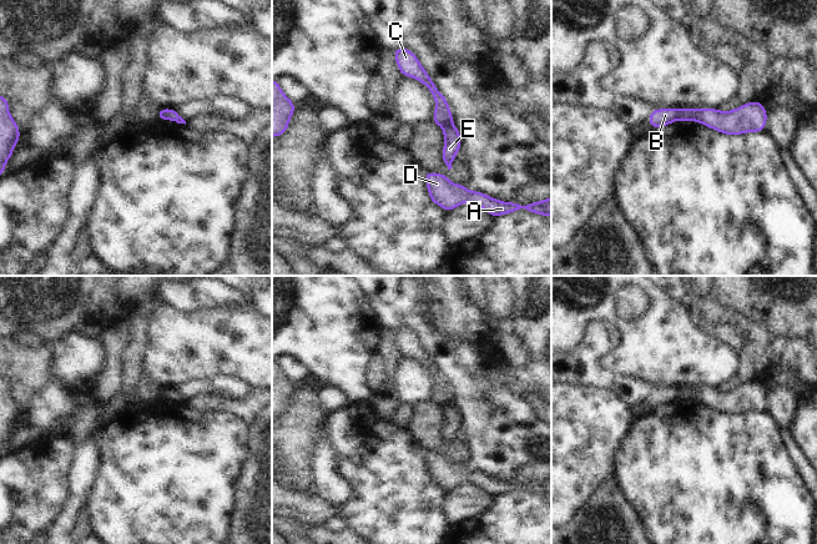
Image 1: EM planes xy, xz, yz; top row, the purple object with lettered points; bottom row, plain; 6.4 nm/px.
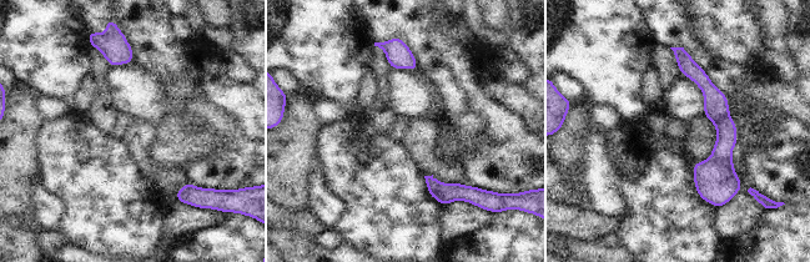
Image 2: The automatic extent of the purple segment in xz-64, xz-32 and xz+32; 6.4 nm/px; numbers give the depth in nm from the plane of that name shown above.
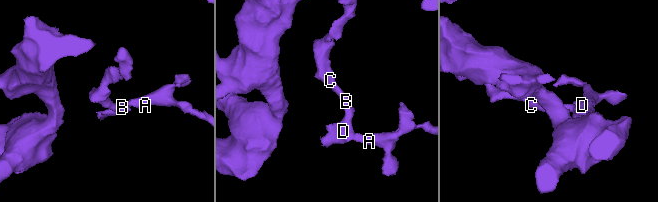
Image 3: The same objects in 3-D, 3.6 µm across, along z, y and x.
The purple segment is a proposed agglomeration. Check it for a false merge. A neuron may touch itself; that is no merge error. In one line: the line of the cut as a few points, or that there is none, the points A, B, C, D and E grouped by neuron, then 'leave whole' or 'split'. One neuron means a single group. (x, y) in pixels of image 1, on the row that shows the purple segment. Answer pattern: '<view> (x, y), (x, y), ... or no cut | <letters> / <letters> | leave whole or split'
xz (452, 122), (442, 126) | A D E / B C | split

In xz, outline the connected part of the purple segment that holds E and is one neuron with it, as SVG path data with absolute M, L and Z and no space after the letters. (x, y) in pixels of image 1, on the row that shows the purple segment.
M447 124L443 126L444 146L442 158L448 166L448 170L453 168L452 162L455 160L457 153L462 148L460 132L454 124Z

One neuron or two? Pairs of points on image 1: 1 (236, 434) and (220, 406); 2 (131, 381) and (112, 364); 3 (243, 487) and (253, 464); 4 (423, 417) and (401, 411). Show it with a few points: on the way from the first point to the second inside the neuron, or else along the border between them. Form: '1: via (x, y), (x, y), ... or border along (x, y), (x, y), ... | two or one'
1: border along (195, 411), (230, 412), (247, 426) | two
2: border along (127, 342), (119, 374) | two
3: via (248, 482), (253, 477), (253, 469) | one
4: border along (413, 407), (410, 421), (404, 427) | two

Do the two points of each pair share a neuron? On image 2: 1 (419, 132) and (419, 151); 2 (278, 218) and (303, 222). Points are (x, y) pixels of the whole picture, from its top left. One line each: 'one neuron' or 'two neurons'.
1: one neuron
2: one neuron

